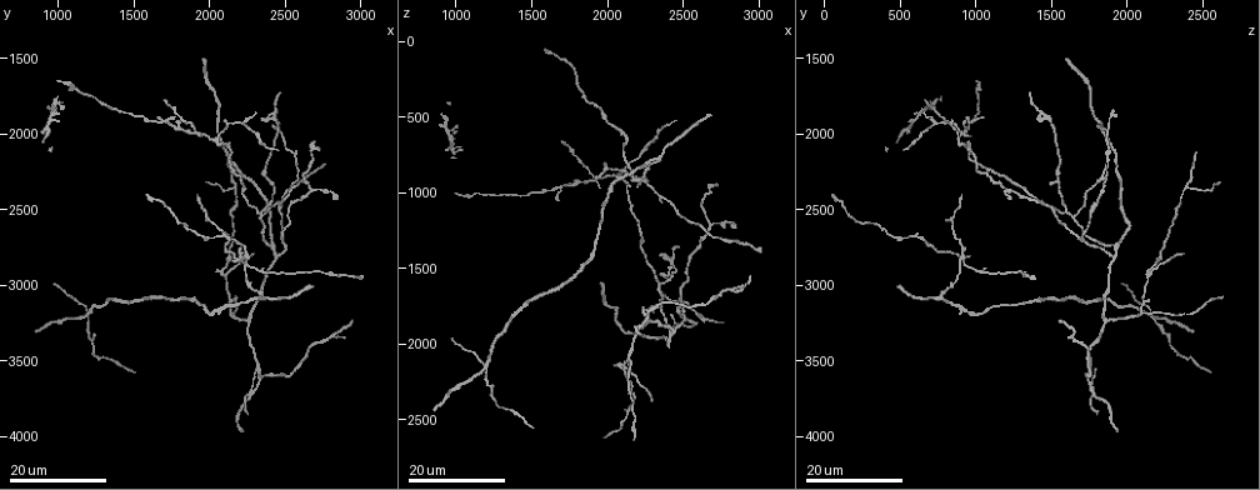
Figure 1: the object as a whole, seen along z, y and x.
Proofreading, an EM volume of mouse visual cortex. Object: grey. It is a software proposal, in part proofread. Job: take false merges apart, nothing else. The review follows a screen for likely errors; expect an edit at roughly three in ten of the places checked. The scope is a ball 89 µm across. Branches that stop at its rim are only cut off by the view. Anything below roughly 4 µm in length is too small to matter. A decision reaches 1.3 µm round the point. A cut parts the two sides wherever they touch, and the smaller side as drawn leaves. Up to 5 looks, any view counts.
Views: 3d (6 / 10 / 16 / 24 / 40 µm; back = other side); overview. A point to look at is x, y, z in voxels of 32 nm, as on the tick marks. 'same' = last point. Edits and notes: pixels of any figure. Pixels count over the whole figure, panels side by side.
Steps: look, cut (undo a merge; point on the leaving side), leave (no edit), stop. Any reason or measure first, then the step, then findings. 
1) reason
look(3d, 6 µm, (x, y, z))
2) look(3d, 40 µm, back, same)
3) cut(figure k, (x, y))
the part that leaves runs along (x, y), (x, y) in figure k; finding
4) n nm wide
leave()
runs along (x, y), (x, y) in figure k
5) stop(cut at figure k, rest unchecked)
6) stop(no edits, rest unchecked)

thin arm on a thick one
look(3d, 16 µm, (2020, 2040, 880))

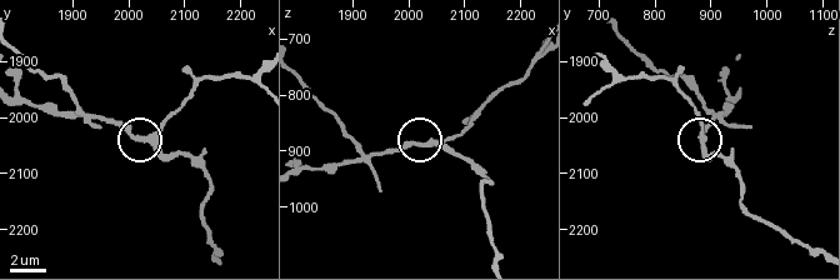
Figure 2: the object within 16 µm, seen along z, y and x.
look(3d, 10 µm, (2035, 2035, 890))

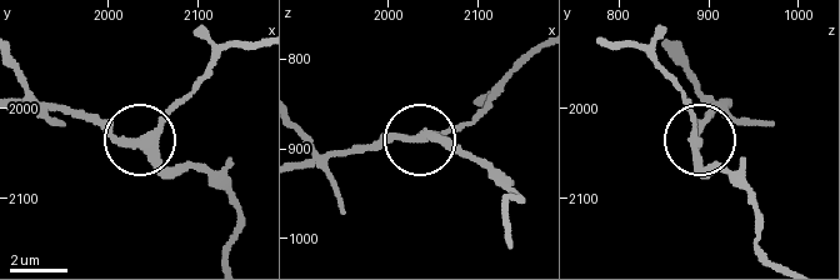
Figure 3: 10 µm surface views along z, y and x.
3 arms
leave()
continuous, no second cell

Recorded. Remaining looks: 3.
thin arm on a thick one
look(3d, 24 µm, (2240, 3240, 1860))

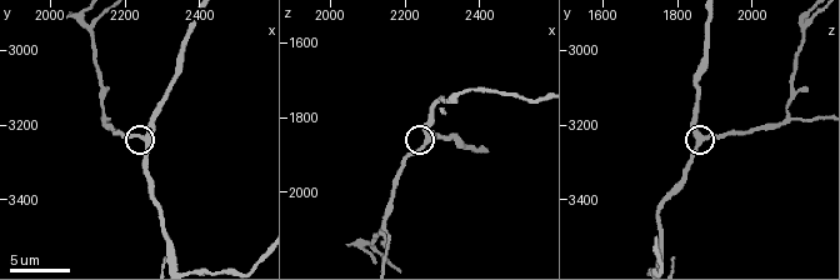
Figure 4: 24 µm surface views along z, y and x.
look(3d, 6 µm, (2250, 3230, 1870))

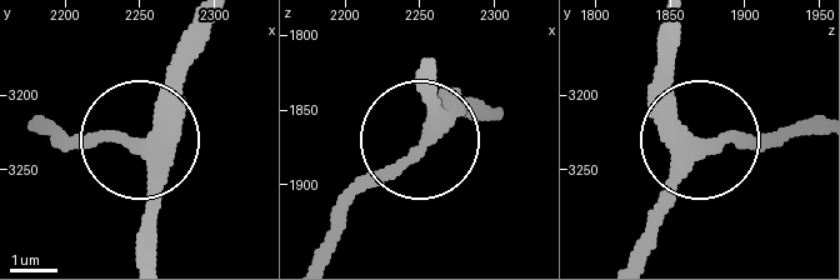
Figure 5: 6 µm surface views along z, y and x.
310 nm wide
leave()
runs along (670, 23), (670, 95), (701, 154), (645, 250) in figure 5; all the same cell

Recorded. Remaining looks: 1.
three-way junction
look(3d, 6 µm, (2110, 2920, 2140))

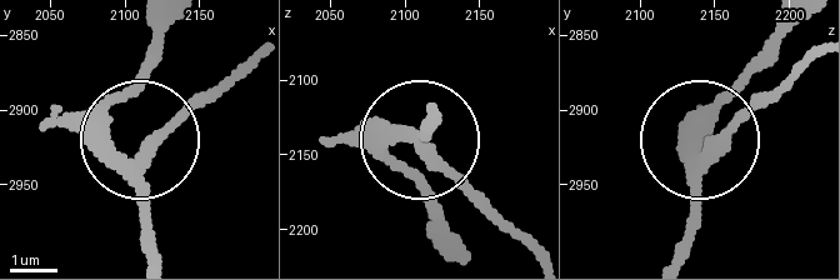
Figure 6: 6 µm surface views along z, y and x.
cut(figure 6, (184, 119))
the part that leaves runs along (145, 159), (253, 56) in figure 6; a second cell is stuck on

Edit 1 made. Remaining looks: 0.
stop(cut at figure 6, rest unchecked)

